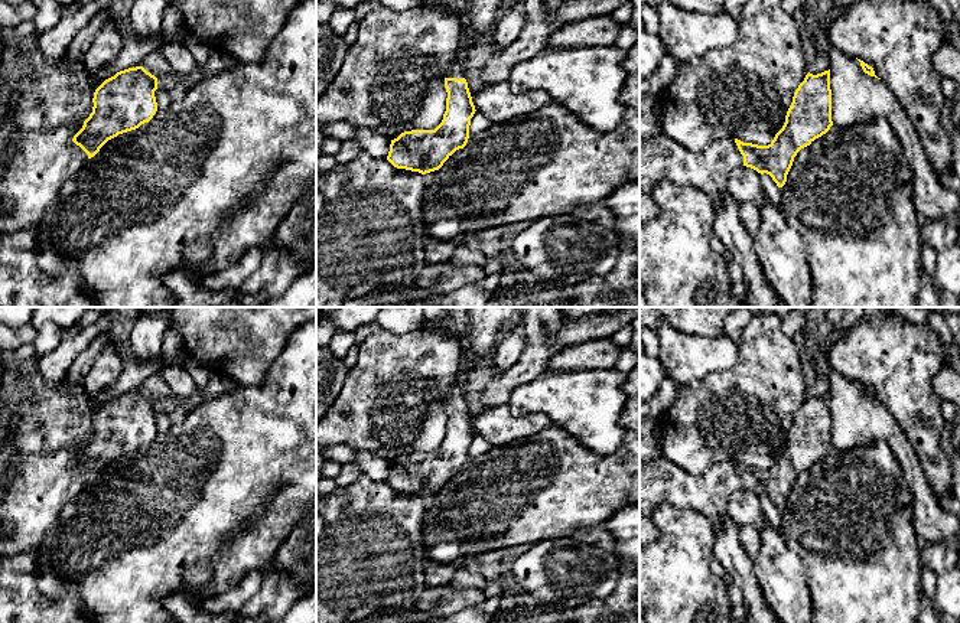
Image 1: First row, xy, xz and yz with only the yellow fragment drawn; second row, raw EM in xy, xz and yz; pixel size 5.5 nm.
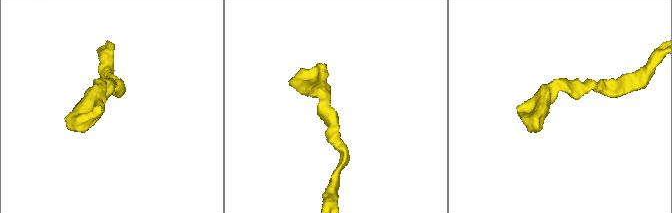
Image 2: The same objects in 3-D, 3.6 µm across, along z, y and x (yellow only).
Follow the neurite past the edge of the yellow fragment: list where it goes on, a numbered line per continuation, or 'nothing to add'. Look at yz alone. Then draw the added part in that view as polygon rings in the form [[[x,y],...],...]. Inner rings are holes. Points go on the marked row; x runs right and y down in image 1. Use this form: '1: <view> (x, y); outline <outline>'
1: yz (661, 159); outline [[[658,133],[640,140],[640,193],[650,196],[657,183],[670,180],[716,196],[728,190],[732,172],[741,166],[743,156],[733,137],[715,140],[703,151],[690,151]]]

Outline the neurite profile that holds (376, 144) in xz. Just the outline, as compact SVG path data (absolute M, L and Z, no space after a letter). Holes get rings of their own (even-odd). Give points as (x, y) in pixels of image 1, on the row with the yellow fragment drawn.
M358 128L354 140L361 144L362 151L367 151L377 159L387 159L391 144L391 140L387 137L375 133L371 128Z

